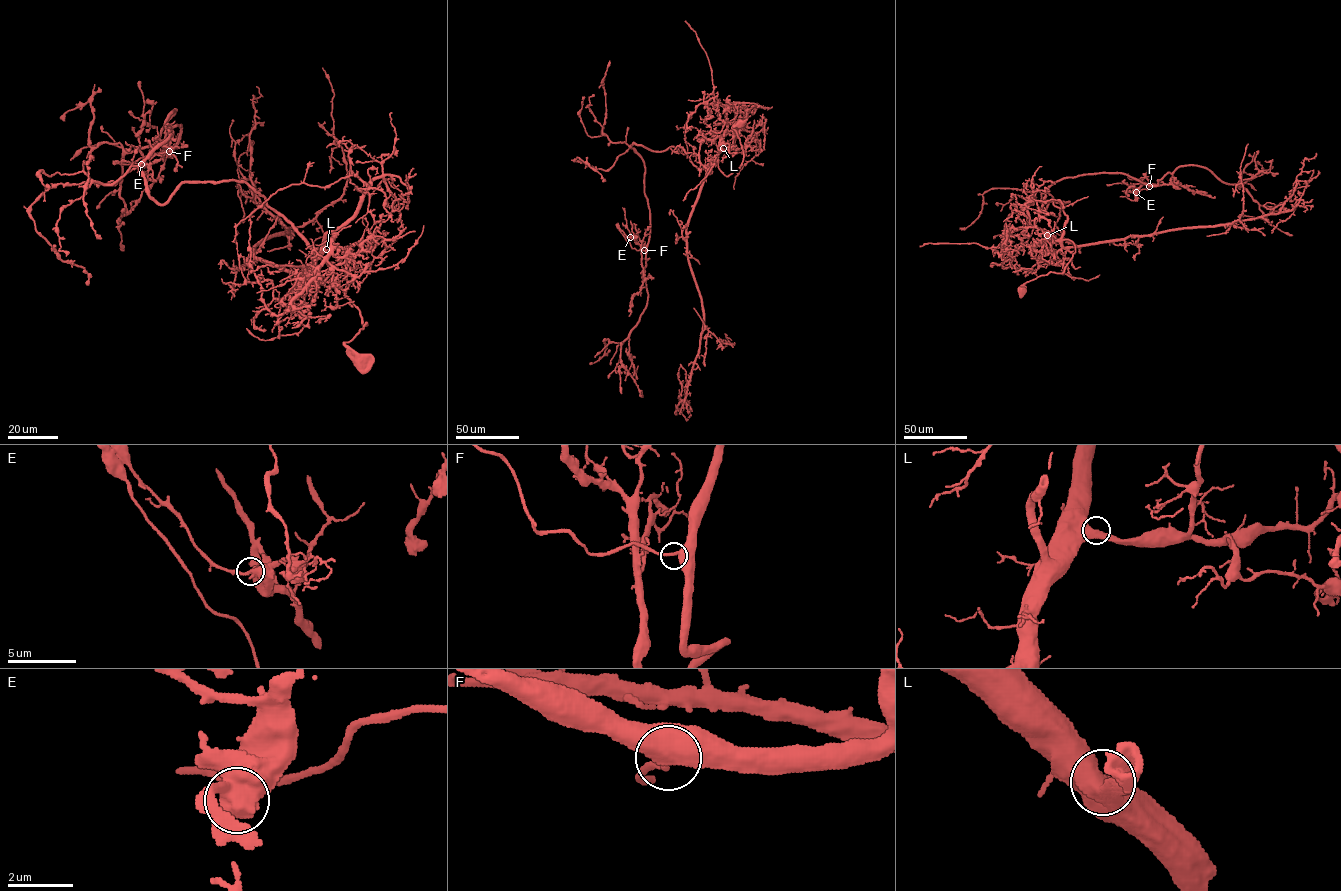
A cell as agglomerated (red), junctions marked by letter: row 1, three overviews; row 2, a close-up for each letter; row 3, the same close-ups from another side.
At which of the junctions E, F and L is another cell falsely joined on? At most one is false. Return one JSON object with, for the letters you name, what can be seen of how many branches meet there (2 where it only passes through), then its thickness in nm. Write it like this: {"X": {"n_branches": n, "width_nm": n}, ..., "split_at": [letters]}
{"E": {"n_branches": 2, "width_nm": 440}, "split_at": ["E"]}

